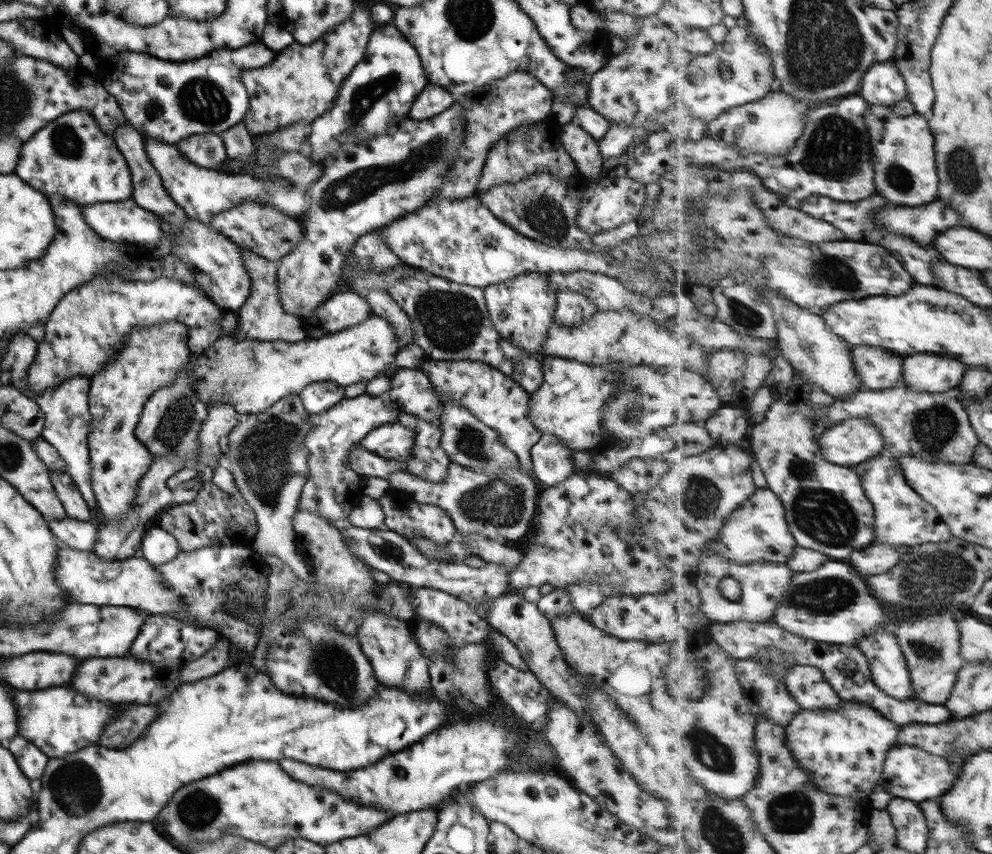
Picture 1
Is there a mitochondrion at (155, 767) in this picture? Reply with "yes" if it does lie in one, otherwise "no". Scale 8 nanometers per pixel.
no

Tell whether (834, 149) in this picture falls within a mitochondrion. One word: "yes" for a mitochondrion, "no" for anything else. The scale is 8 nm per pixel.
yes

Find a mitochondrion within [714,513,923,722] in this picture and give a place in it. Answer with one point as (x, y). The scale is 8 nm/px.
(829, 595)

